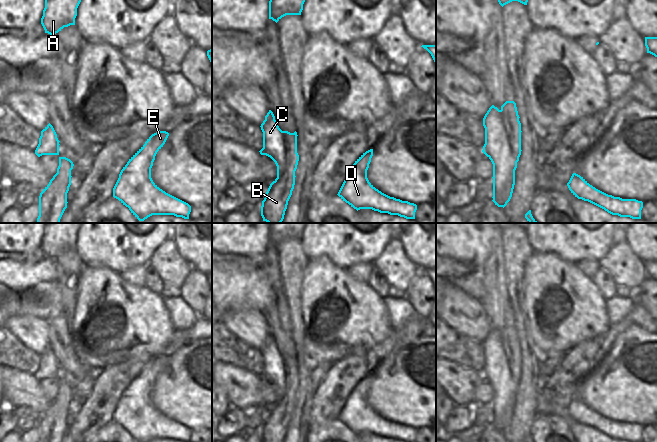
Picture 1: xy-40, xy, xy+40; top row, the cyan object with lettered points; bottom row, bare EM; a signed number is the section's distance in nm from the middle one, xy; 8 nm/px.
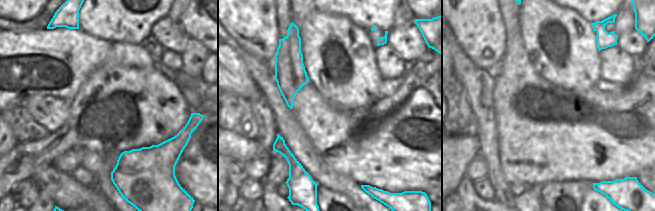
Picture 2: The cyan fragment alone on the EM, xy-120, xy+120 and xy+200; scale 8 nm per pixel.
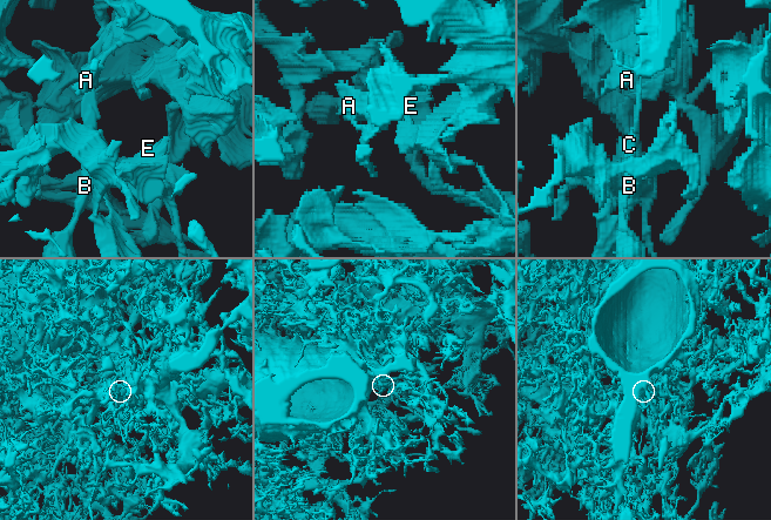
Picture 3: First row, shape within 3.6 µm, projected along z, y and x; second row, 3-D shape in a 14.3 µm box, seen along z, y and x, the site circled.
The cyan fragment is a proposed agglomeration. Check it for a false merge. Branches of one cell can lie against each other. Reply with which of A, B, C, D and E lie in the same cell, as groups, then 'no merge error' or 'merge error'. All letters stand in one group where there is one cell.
A C D E / B | merge error

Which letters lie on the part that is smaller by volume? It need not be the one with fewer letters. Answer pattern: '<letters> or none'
B

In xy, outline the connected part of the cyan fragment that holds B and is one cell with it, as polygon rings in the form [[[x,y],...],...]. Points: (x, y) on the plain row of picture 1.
[[[283,355],[287,368],[287,386],[280,399],[270,408],[262,425],[262,442],[284,442],[288,425],[295,409],[295,395],[299,379],[297,377],[297,356]]]

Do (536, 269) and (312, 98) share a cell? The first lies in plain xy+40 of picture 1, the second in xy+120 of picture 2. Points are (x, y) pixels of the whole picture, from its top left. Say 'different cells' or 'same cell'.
different cells

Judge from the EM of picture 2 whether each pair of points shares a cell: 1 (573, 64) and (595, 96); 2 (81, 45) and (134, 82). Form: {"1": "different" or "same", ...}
{"1": "different", "2": "different"}

